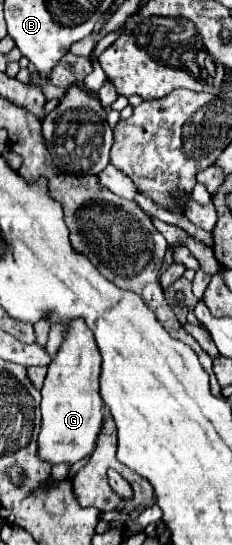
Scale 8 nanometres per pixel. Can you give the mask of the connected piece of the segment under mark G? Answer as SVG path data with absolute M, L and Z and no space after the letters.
M71 321L65 331L57 357L49 363L49 373L43 383L41 395L41 433L39 433L39 457L51 465L69 463L75 465L87 457L97 441L103 423L103 399L99 393L101 355L89 333L85 321Z

